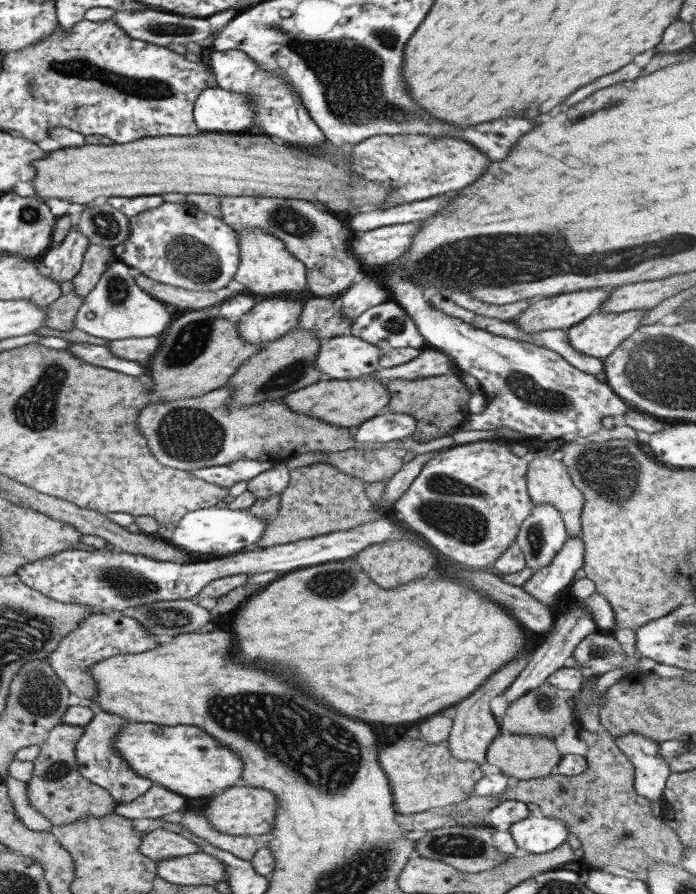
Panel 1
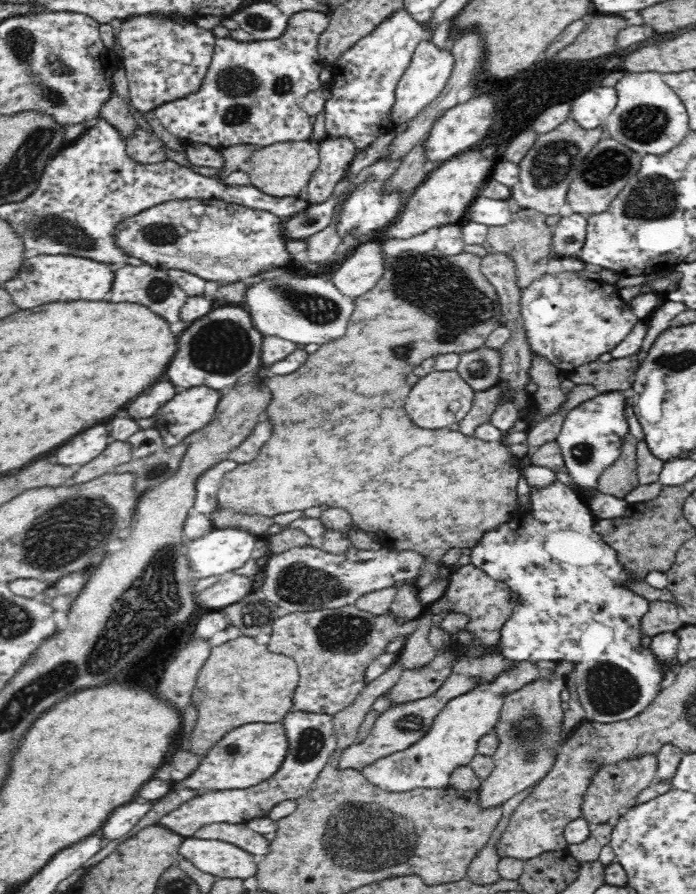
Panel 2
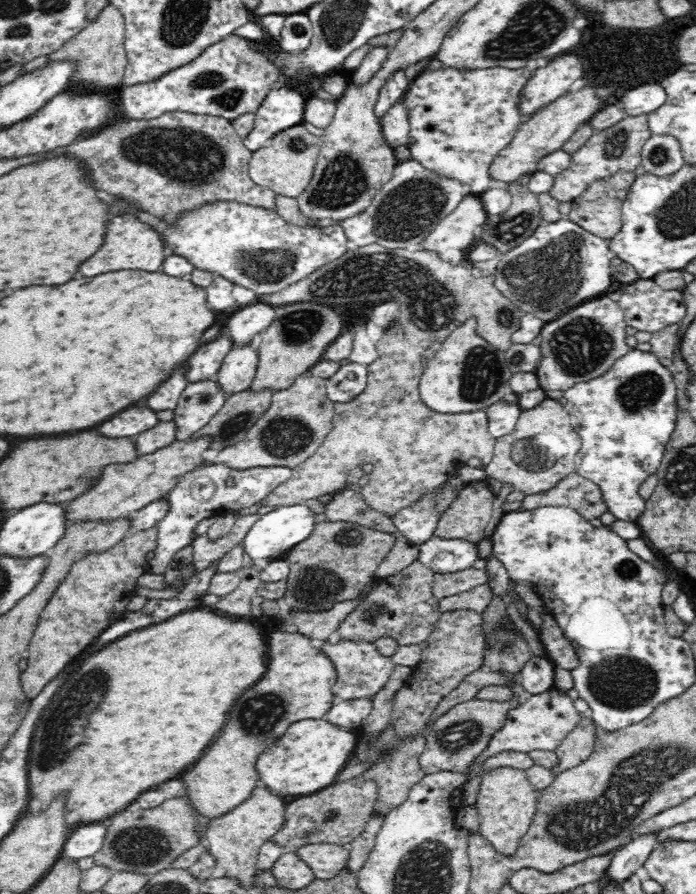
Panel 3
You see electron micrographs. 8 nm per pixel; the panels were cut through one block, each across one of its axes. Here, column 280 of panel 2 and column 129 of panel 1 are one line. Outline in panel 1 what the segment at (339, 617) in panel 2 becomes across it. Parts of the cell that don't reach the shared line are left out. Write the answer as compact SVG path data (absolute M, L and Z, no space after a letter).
M118 611L109 613L93 613L82 618L77 626L68 632L57 646L48 654L48 663L55 674L63 681L65 688L77 698L81 698L93 714L100 708L94 703L98 693L96 682L90 675L90 666L107 657L115 655L135 654L157 648L159 643L153 640L152 634L142 627L134 618L120 615Z

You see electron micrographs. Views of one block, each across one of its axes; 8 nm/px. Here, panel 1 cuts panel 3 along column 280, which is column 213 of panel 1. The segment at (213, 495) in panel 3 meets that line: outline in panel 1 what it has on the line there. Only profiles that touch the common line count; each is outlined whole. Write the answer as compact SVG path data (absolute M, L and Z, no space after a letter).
M239 459L221 466L195 468L189 472L205 482L229 488L239 481L248 481L260 472L271 468L271 463L258 460Z

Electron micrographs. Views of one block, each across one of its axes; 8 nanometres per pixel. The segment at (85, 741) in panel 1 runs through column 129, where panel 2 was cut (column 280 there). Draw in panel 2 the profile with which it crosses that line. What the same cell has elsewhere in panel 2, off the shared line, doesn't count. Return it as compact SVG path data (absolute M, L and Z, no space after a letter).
M294 709L284 716L282 724L291 746L285 764L273 778L250 788L203 791L196 799L182 804L159 822L185 838L194 837L198 830L210 824L242 824L253 818L269 817L279 803L302 798L337 750L338 738L334 732L333 716Z

